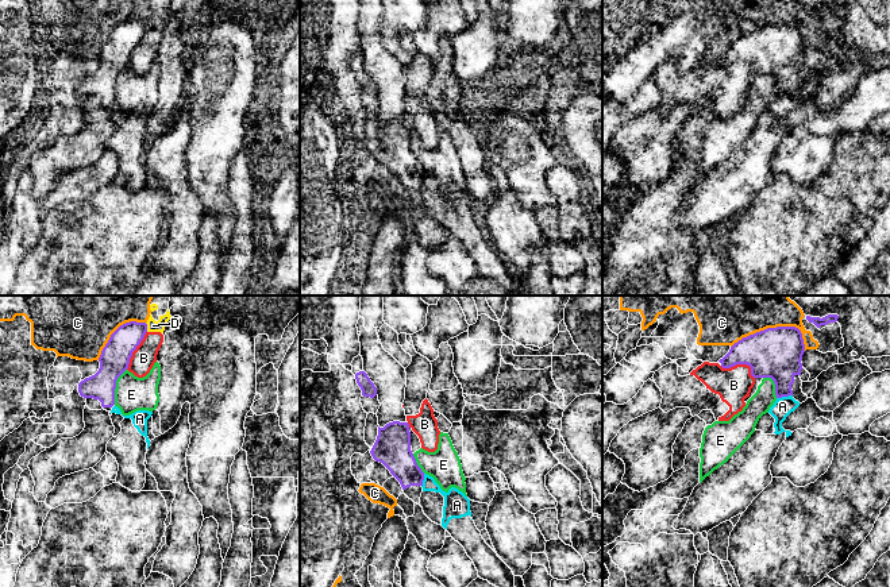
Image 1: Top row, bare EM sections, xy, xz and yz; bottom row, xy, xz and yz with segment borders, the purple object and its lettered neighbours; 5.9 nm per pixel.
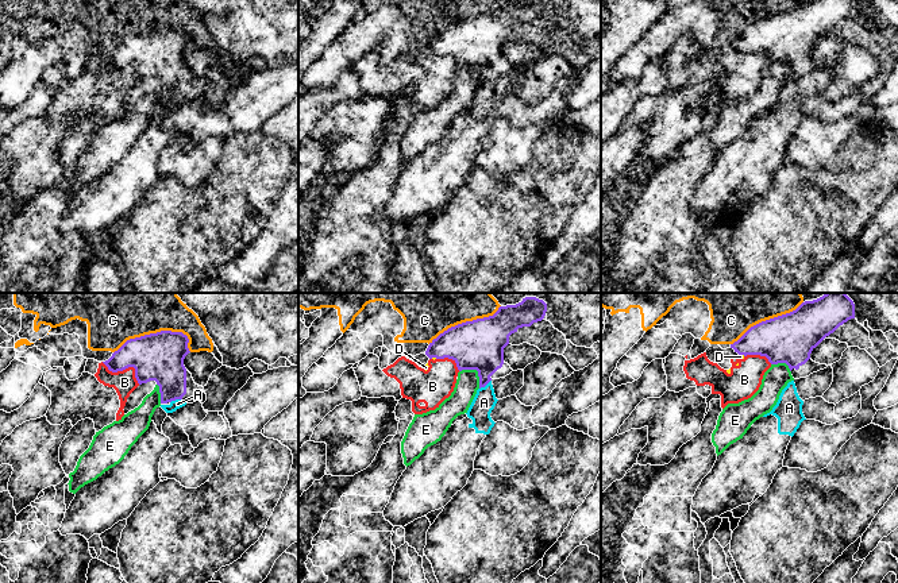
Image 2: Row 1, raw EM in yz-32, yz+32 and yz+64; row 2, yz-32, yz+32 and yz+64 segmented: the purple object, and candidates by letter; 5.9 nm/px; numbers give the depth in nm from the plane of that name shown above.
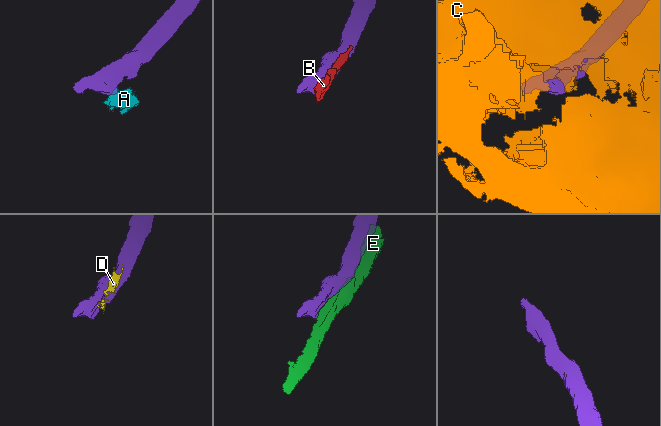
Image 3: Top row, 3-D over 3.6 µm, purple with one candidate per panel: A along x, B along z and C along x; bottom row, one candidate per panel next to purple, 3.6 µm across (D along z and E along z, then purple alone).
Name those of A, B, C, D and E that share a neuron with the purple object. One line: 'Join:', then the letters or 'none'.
Join: none

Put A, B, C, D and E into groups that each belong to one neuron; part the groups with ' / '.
A / B D / C / E

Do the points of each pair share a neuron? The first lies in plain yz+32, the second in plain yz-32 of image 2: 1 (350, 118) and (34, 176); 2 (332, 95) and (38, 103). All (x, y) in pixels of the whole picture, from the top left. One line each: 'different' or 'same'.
1: same
2: same

